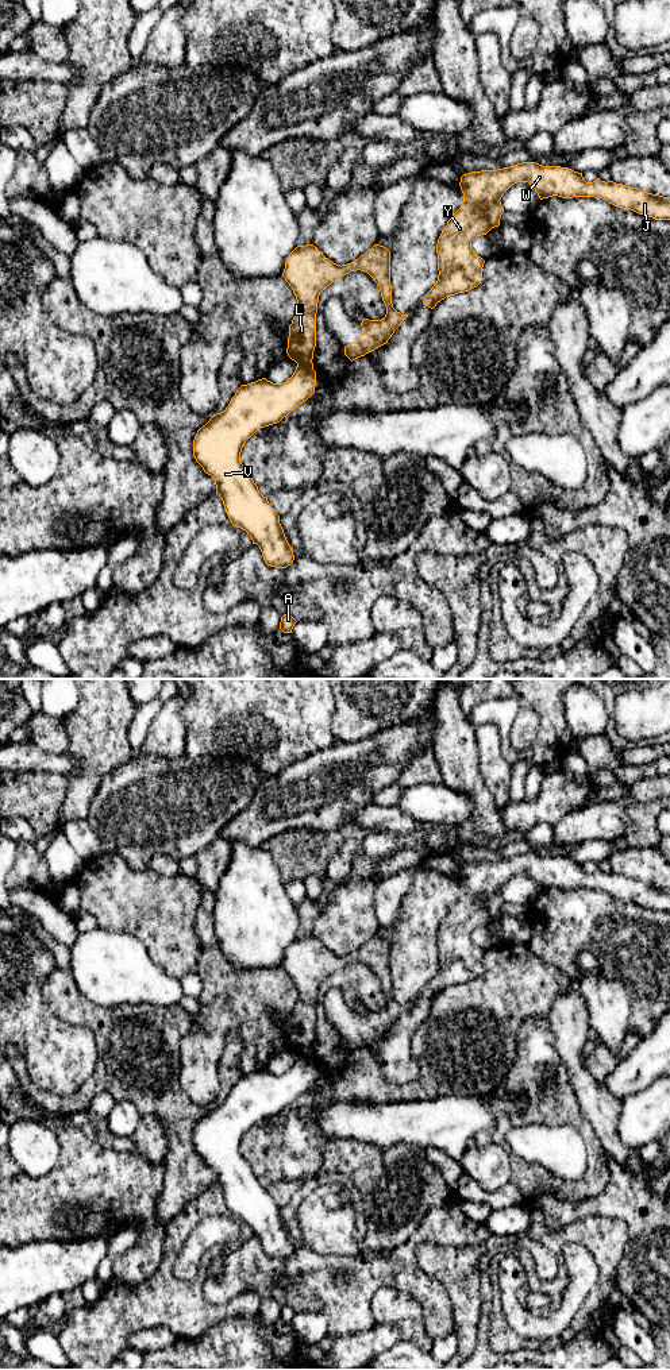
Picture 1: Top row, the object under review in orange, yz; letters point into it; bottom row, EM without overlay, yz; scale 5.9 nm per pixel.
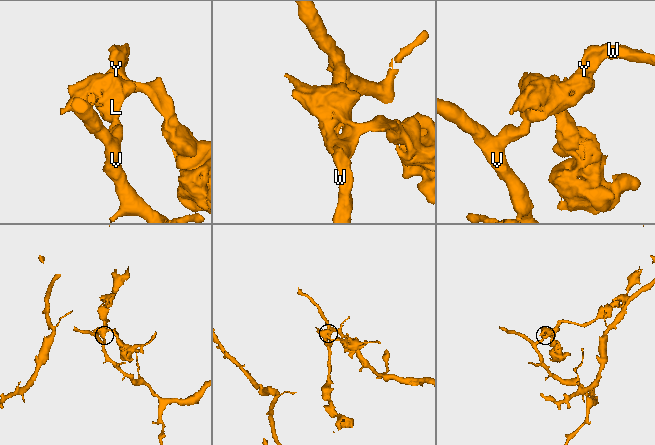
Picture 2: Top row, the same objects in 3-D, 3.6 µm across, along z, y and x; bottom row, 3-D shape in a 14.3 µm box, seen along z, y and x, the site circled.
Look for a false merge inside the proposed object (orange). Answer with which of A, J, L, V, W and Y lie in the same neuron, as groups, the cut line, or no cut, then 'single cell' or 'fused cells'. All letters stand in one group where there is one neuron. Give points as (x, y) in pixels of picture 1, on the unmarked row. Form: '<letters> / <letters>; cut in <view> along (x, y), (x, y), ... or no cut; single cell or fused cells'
A V / J L W Y; cut in yz along (297, 1054), (312, 1060); fused cells

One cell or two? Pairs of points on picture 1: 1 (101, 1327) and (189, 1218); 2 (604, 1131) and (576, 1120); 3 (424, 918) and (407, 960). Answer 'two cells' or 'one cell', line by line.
1: one cell
2: two cells
3: one cell

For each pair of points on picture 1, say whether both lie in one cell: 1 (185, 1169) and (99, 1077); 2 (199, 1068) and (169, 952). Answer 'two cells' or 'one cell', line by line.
1: one cell
2: two cells

